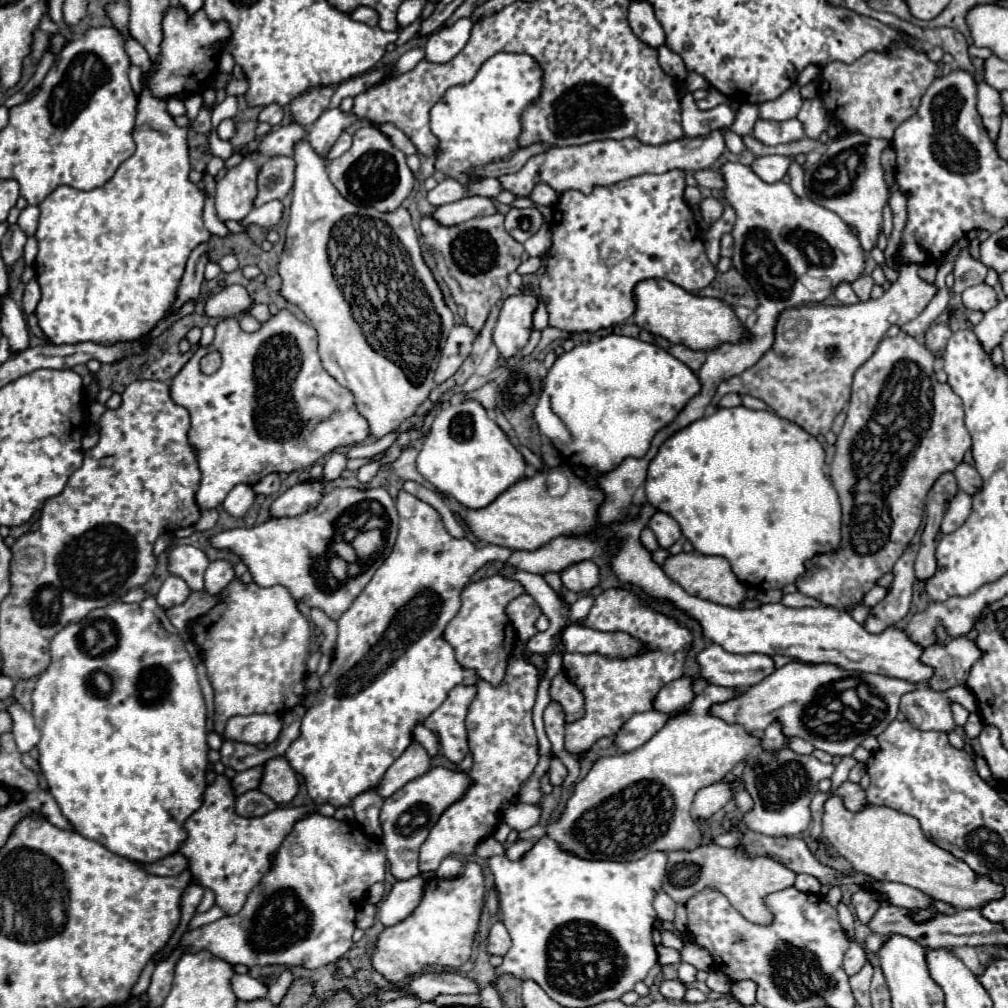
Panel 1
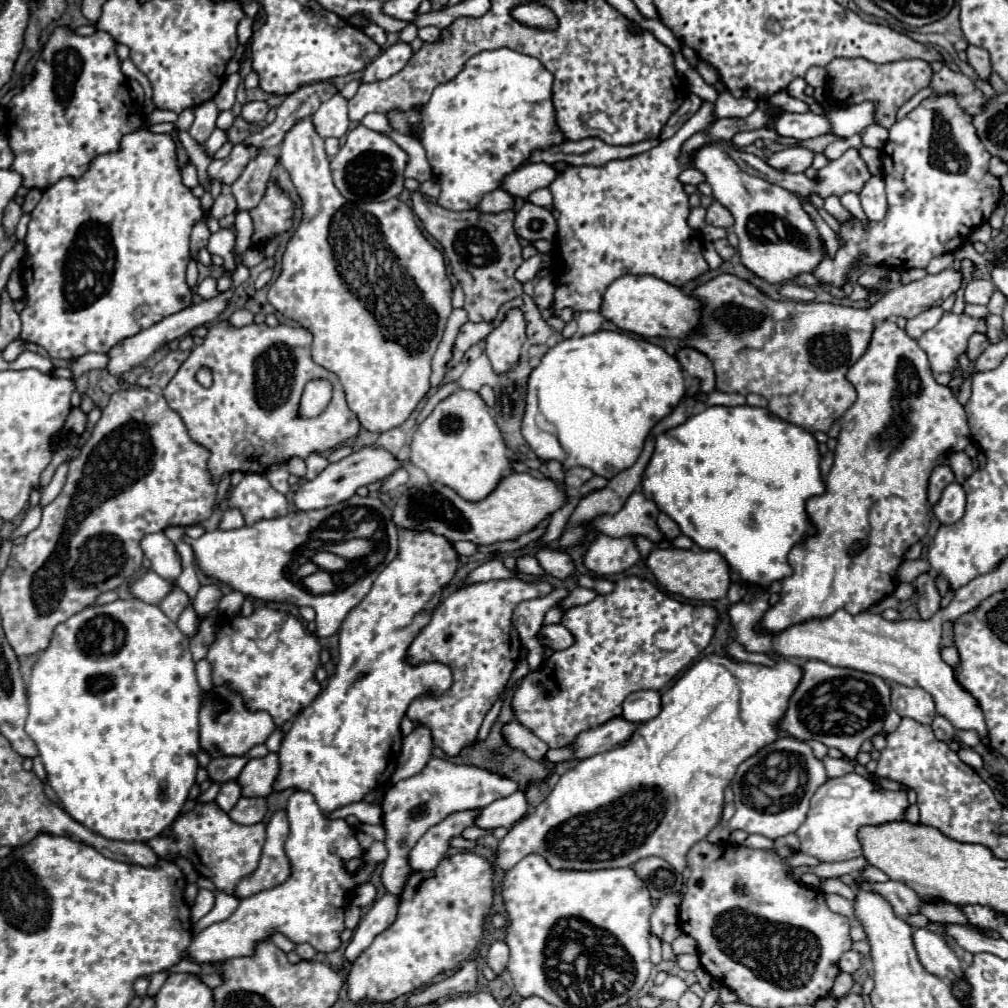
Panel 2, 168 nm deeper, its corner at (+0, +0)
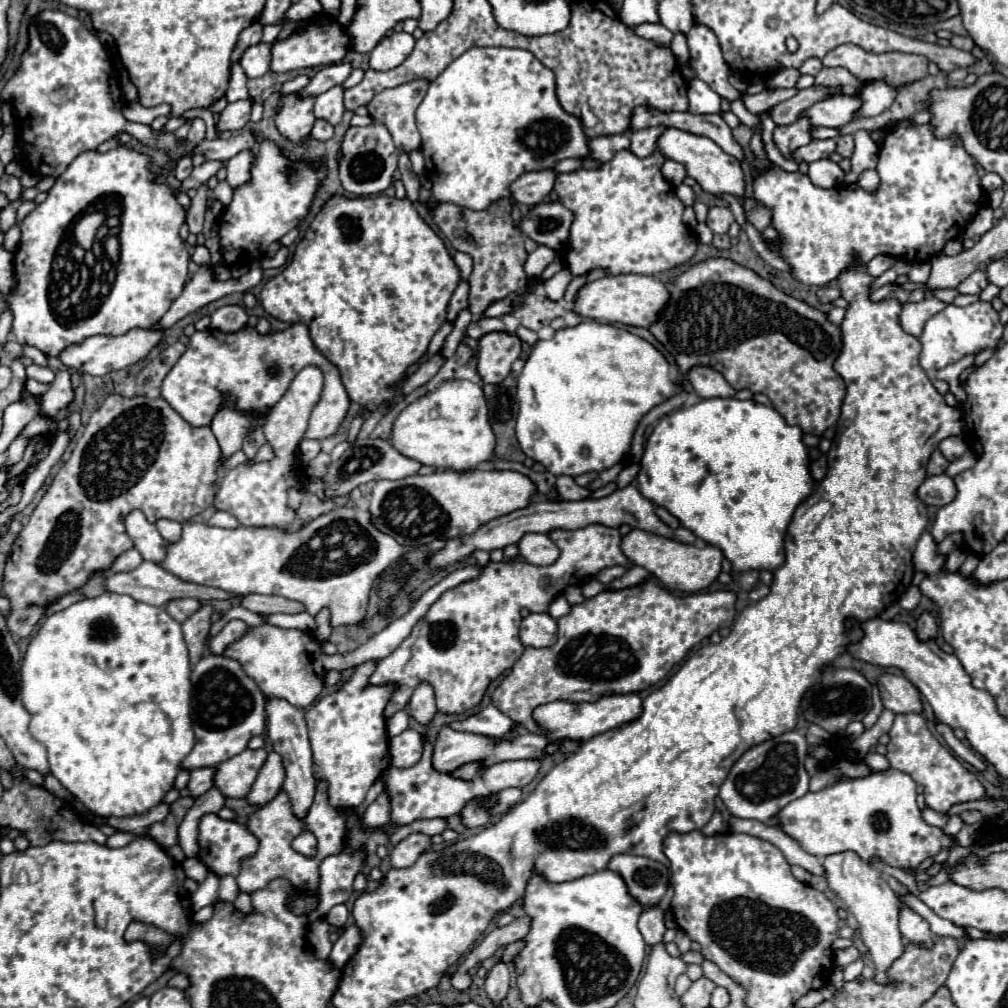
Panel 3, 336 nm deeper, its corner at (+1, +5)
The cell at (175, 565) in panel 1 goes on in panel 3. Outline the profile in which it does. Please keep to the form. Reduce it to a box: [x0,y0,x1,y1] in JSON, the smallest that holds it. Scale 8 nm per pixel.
[124,510,166,562]

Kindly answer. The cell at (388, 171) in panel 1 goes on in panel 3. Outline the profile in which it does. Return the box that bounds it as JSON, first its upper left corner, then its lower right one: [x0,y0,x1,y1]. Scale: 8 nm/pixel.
[338,122,398,196]

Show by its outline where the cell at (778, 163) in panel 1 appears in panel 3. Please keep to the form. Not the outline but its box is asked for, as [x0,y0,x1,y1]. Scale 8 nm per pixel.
[794,140,836,162]

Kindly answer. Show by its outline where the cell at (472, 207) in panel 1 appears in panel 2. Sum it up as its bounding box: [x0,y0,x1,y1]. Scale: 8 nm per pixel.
[477,189,513,213]

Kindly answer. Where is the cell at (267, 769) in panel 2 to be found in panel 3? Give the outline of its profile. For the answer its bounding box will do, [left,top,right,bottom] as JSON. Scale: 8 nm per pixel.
[214,748,266,798]

